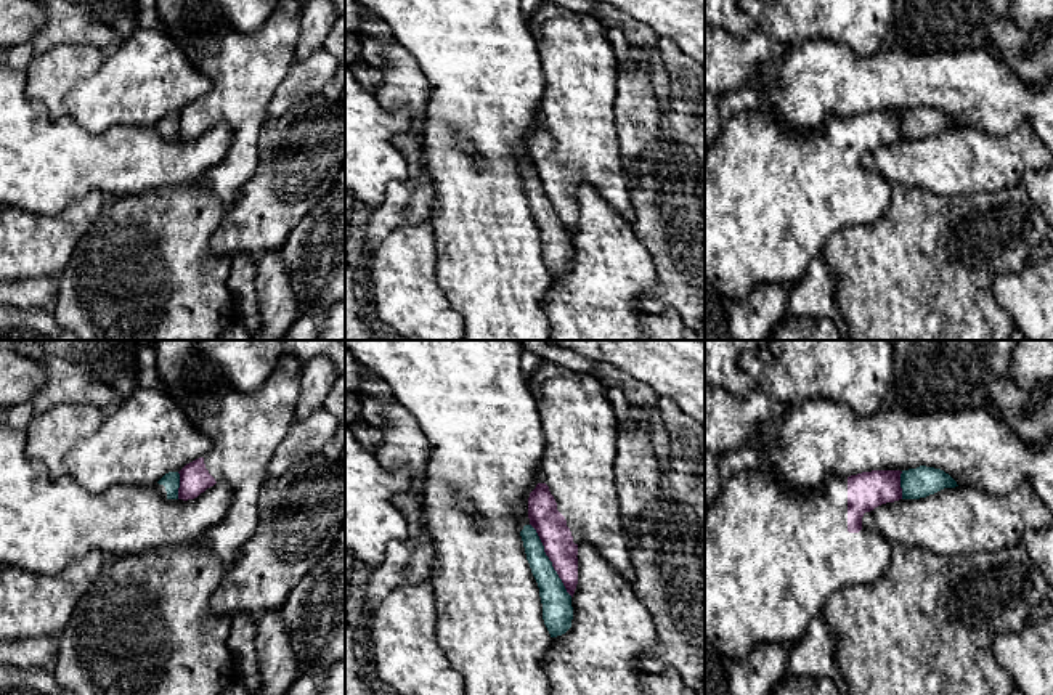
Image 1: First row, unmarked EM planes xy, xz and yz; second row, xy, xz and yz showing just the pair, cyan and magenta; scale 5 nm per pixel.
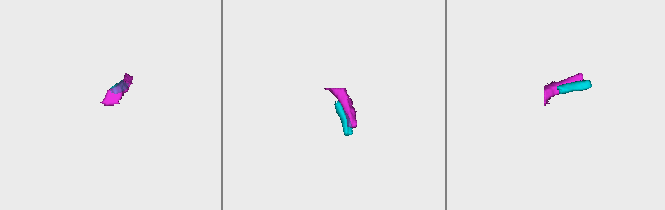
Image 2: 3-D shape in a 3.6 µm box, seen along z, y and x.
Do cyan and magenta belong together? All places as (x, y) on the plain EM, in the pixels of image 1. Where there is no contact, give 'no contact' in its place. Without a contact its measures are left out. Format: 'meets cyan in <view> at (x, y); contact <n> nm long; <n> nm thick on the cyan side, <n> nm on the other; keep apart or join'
meets cyan in xz at (549, 201); contact 420 nm long; 150 nm thick on the cyan side, 160 nm on the other; keep apart

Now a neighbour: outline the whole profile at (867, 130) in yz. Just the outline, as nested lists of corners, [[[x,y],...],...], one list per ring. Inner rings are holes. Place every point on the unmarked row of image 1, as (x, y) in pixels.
[[[759,106],[732,116],[705,154],[705,282],[727,303],[743,300],[758,286],[799,281],[828,239],[849,226],[883,217],[892,185],[862,167],[865,152],[902,140],[901,111],[872,111],[851,117],[831,116],[819,130],[787,132]]]

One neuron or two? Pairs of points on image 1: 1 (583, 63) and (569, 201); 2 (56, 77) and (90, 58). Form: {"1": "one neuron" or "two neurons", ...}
{"1": "one neuron", "2": "one neuron"}

